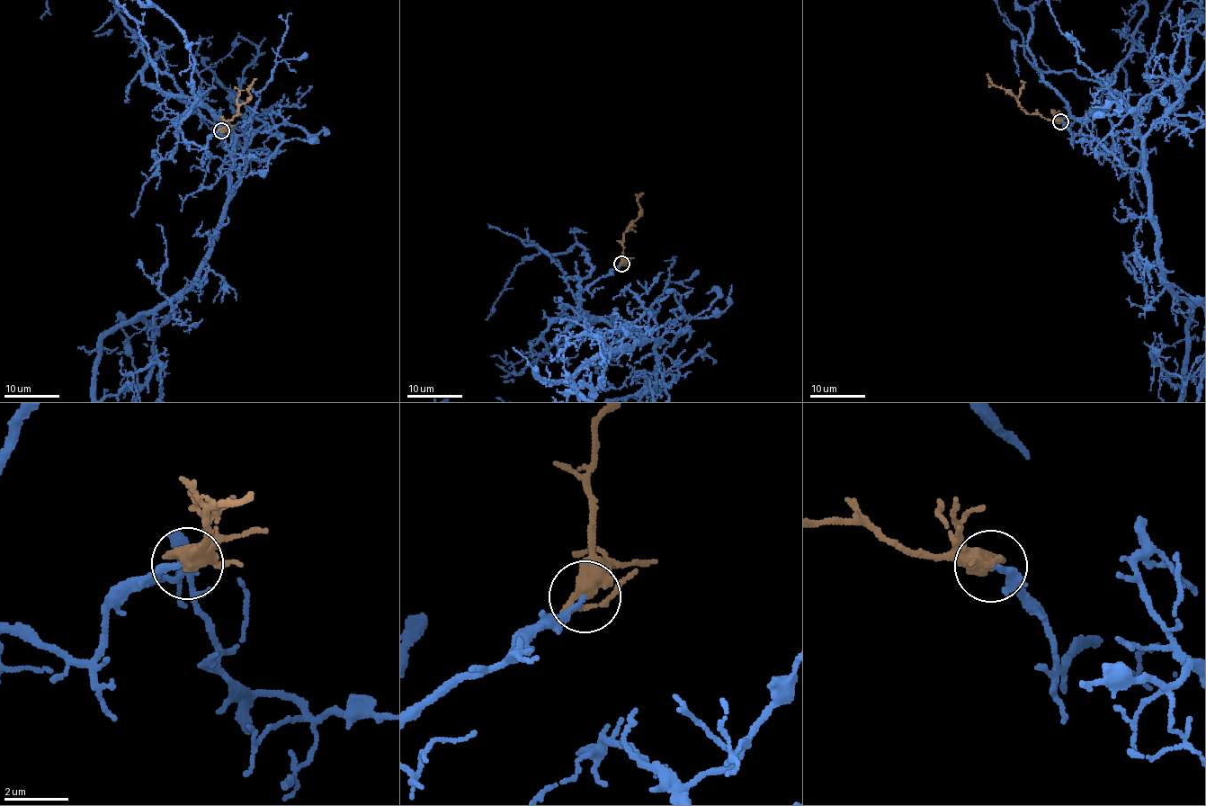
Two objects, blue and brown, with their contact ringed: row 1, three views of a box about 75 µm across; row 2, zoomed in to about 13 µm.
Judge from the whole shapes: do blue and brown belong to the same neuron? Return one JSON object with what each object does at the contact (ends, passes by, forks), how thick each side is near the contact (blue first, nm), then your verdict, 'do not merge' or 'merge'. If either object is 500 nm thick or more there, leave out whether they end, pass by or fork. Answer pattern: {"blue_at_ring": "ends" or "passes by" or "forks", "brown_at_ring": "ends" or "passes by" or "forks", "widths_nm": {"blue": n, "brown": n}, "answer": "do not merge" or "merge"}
{"blue_at_ring": "ends", "brown_at_ring": "passes by", "widths_nm": {"blue": 190, "brown": 460}, "answer": "do not merge"}

